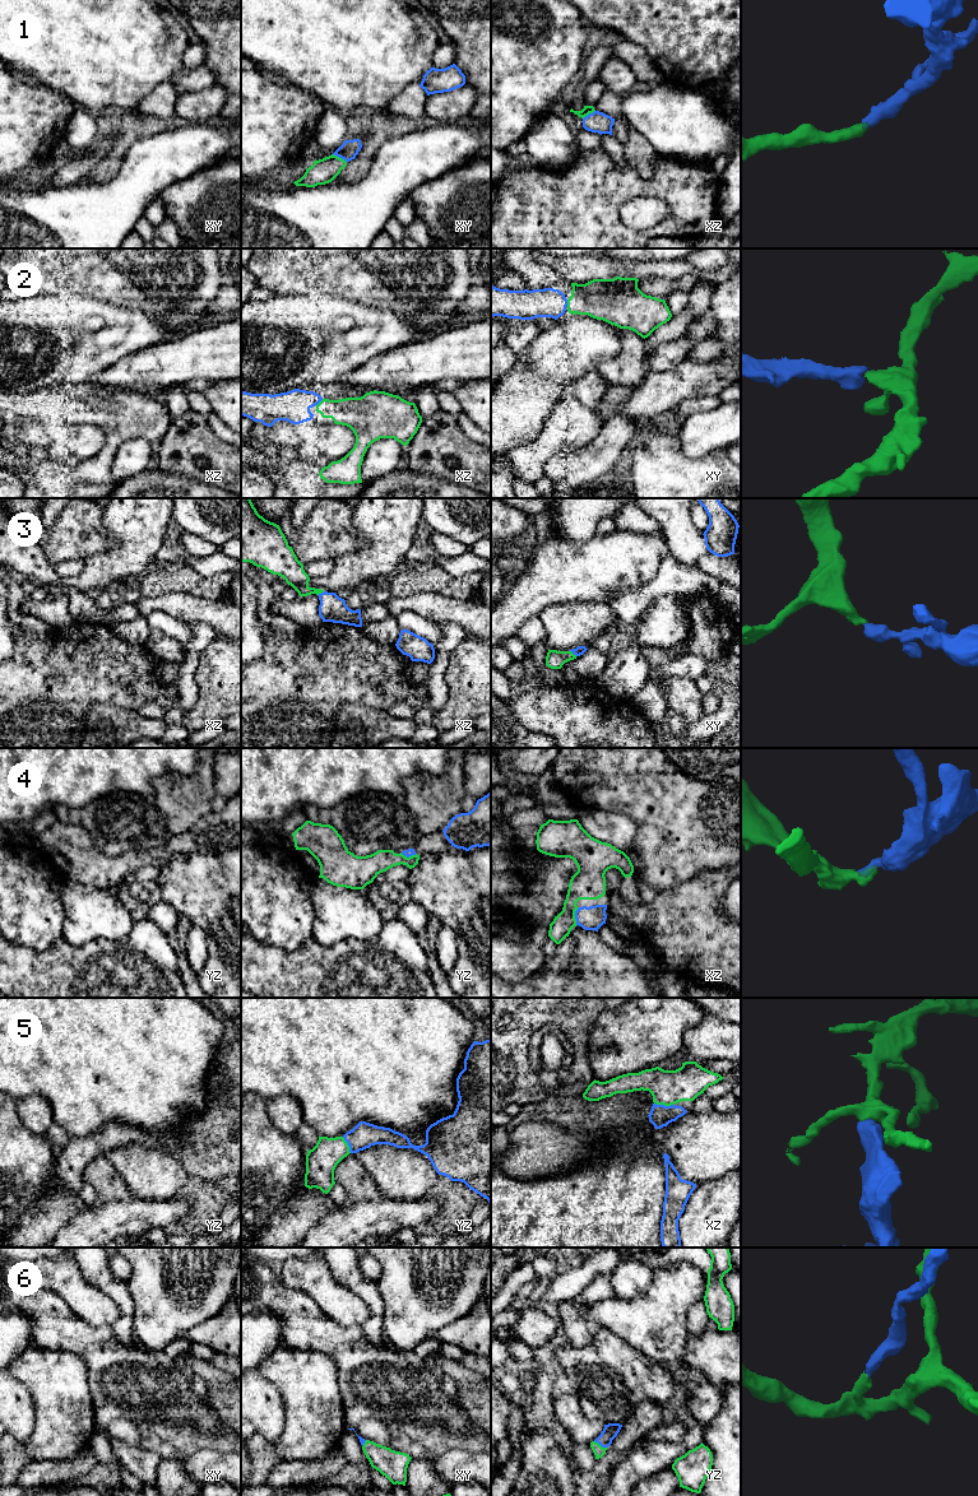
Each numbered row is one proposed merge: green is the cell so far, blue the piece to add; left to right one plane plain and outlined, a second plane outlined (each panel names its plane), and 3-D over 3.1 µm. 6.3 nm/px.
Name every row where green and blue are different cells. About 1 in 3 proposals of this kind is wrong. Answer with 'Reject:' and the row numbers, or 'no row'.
Reject: no row

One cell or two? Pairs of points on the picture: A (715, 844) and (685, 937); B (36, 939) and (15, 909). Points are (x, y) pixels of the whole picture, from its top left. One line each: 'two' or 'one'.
A: two
B: one

